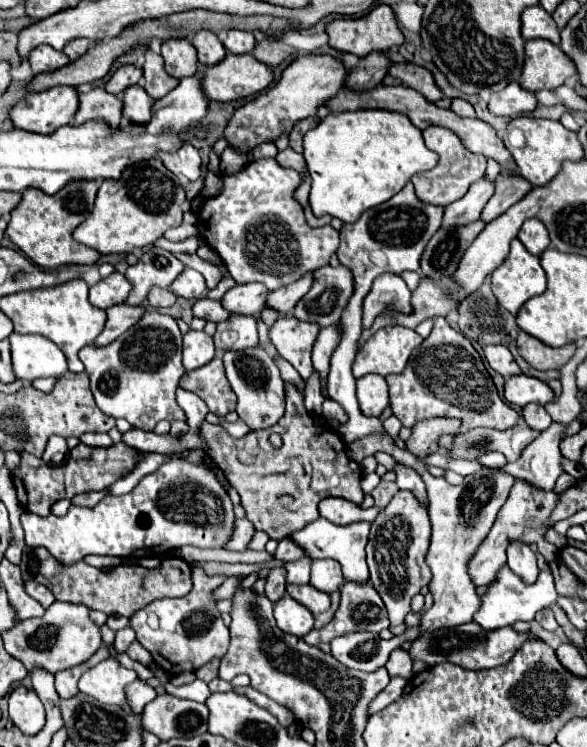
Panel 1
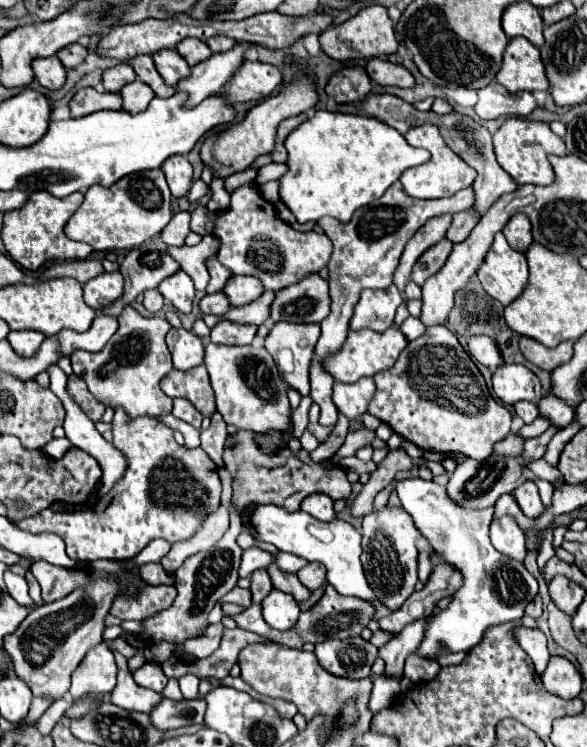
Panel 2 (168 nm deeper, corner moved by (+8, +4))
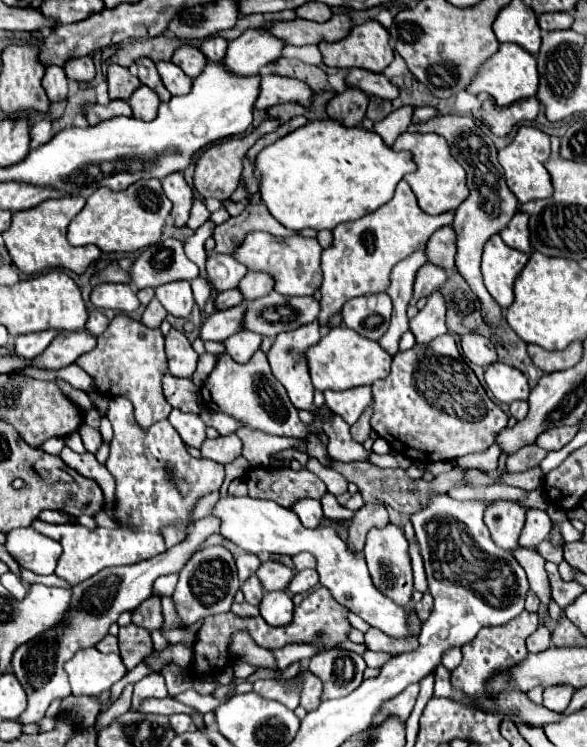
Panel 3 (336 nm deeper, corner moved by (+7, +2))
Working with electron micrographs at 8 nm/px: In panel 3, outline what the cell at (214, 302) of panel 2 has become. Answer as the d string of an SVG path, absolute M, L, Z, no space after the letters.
M229 289L229 291L223 291L217 295L215 299L215 309L221 311L221 309L229 309L229 307L235 307L235 305L241 305L243 303L243 297L237 289Z

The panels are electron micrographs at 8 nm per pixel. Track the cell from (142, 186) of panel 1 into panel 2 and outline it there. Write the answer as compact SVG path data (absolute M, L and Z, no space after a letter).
M160 169L126 175L112 187L90 187L84 195L82 207L66 223L66 237L72 241L84 241L95 251L132 249L146 239L156 237L172 219L170 191Z

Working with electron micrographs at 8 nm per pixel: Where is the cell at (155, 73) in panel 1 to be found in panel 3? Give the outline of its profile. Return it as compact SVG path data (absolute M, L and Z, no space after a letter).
M141 57L135 63L139 67L139 75L137 77L141 79L141 83L147 85L147 87L151 87L153 91L157 91L157 95L159 95L161 101L169 101L171 99L171 93L165 89L163 81L161 81L157 69L155 69L155 63L151 59L147 59L147 57Z

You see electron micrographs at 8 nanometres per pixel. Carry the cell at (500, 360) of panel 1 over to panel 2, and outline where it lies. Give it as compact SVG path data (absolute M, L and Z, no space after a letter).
M478 335L478 337L470 337L468 341L468 351L470 355L480 361L484 367L488 367L490 371L494 371L496 367L500 367L504 363L504 359L500 359L500 351L496 347L496 343L492 339L488 339L486 335Z

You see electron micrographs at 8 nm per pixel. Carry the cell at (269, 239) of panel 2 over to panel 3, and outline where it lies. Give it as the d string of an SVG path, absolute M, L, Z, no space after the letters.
M249 231L231 257L249 271L263 271L275 279L275 291L283 295L313 295L321 285L321 253L323 247L315 237L275 237L265 231Z

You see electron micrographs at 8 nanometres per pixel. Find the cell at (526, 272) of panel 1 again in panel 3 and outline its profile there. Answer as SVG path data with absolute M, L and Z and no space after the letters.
M493 235L485 243L483 261L481 261L481 273L487 291L491 297L503 307L503 311L515 301L513 295L513 283L521 269L525 267L529 255L521 253L517 249L511 249L503 243L499 235Z

